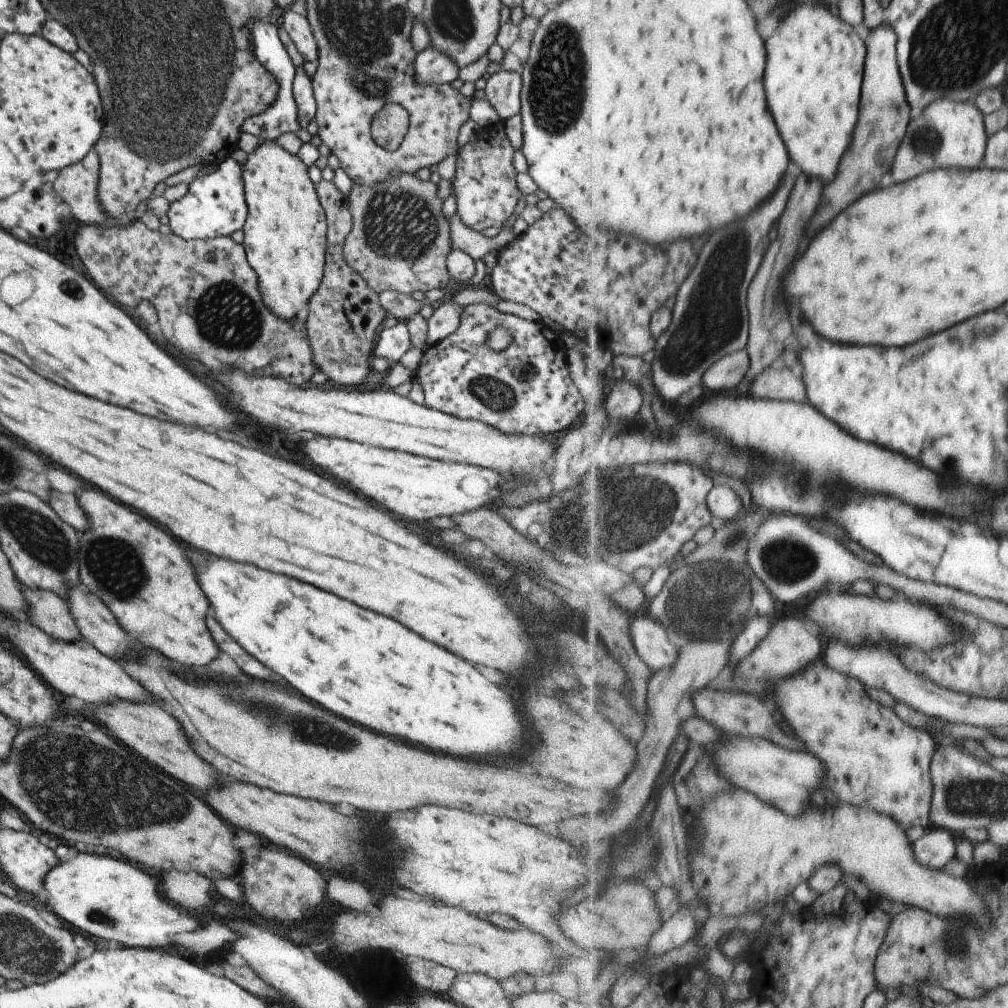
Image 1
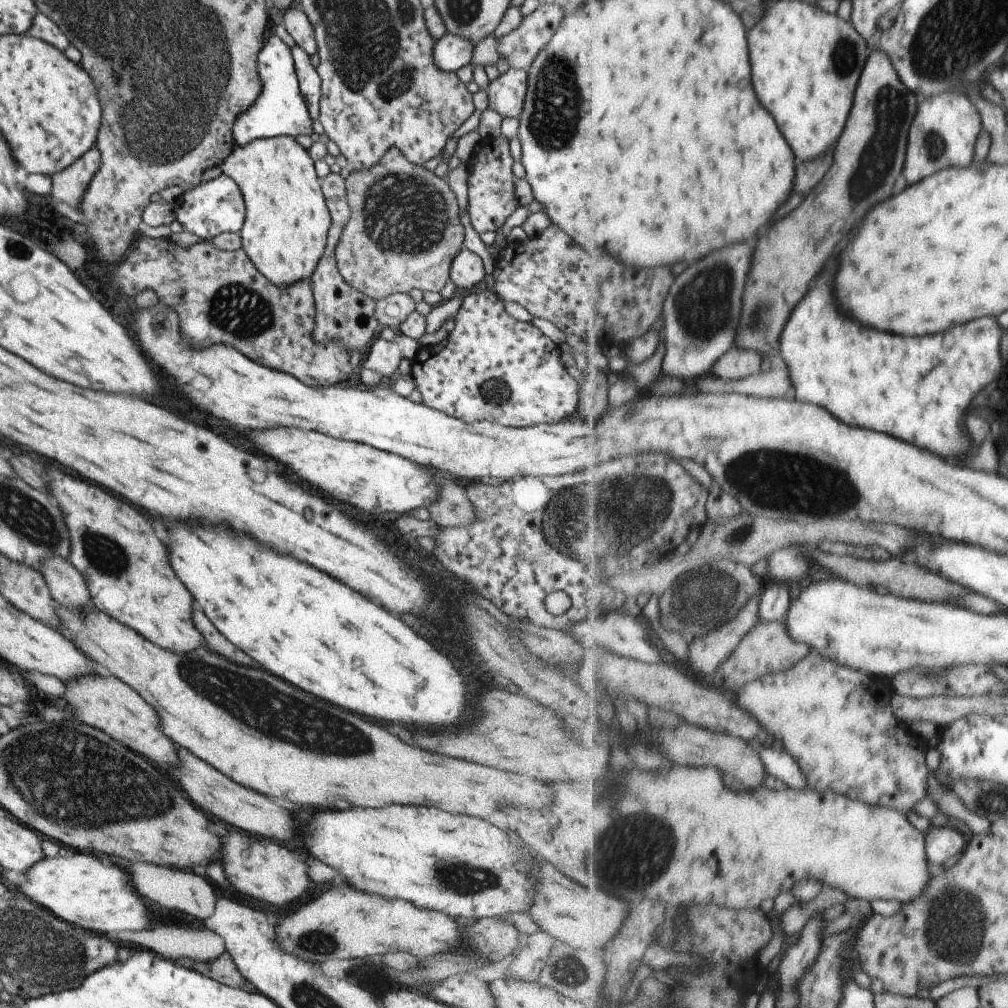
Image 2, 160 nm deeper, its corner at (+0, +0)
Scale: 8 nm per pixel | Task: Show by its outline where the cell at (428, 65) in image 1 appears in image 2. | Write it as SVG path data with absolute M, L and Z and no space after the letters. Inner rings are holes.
M446 33L437 40L434 47L434 62L443 70L455 72L458 68L471 64L475 44L459 34Z

